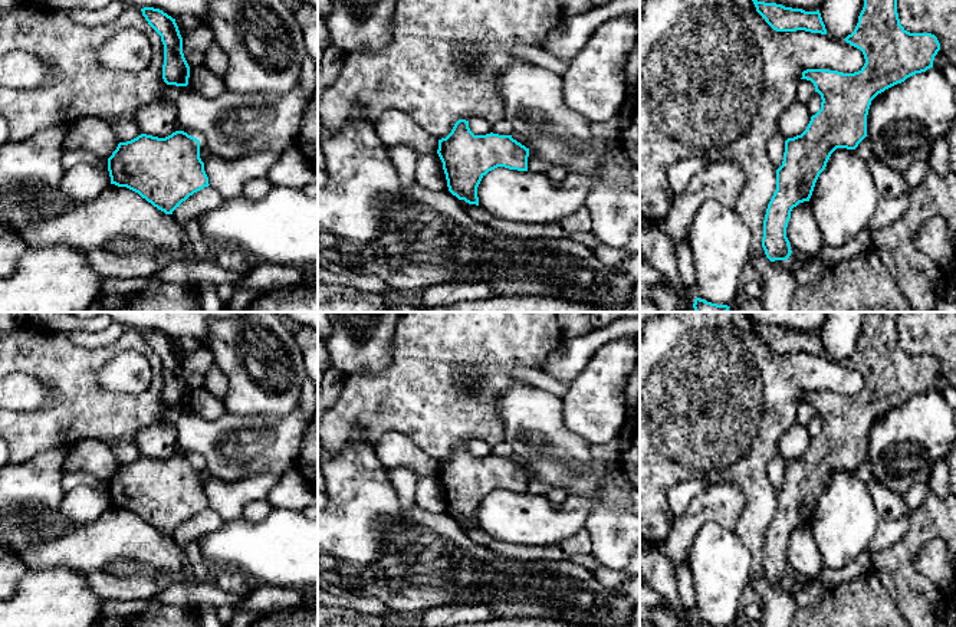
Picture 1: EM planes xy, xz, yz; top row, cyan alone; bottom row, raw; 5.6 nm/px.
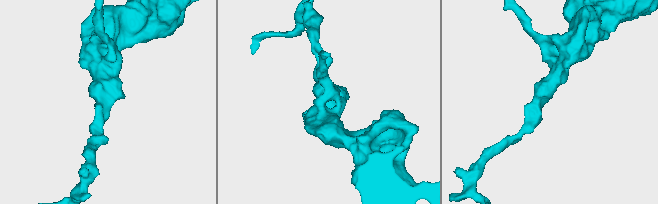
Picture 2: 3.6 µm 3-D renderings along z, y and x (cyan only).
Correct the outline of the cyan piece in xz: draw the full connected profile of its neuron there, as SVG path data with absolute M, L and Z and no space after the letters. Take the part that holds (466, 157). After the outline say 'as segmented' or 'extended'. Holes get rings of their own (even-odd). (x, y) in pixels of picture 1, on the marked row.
M459 119L451 132L438 139L449 191L459 200L479 206L477 187L497 167L528 171L529 148L512 135L474 135L469 121Z | as segmented

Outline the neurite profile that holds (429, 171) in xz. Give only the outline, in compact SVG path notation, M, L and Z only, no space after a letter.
M437 152L418 155L415 165L415 181L421 187L436 191L447 190L443 163Z

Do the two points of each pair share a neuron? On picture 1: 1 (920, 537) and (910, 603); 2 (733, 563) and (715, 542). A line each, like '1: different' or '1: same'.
1: same
2: same

